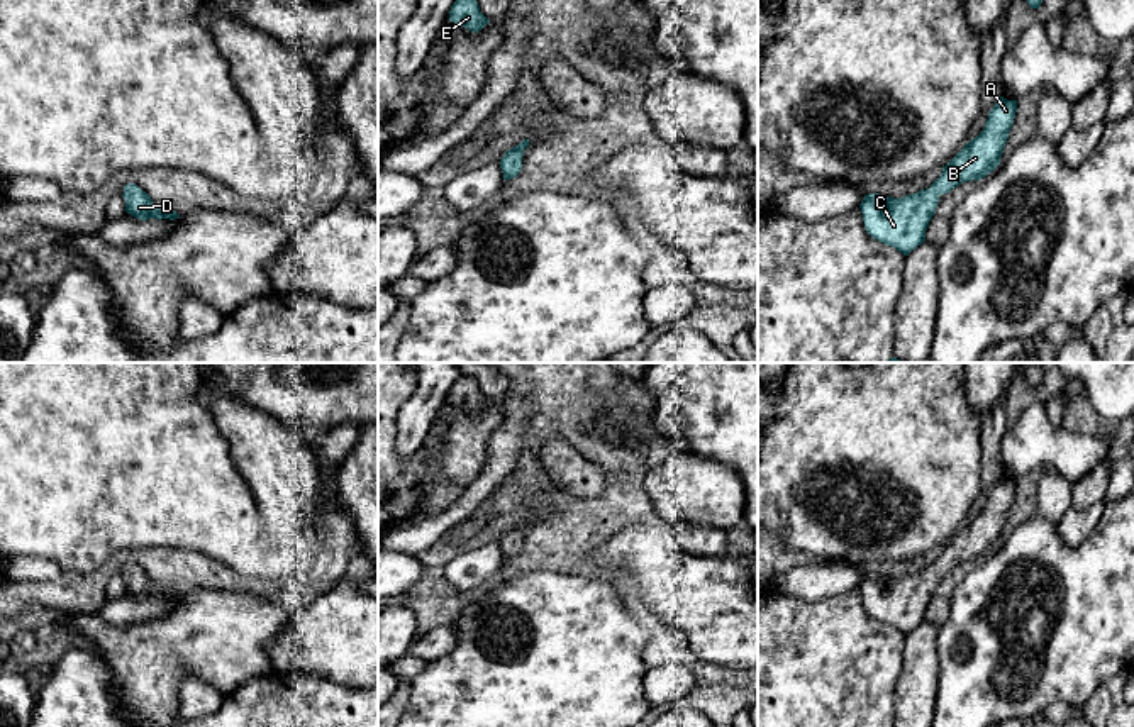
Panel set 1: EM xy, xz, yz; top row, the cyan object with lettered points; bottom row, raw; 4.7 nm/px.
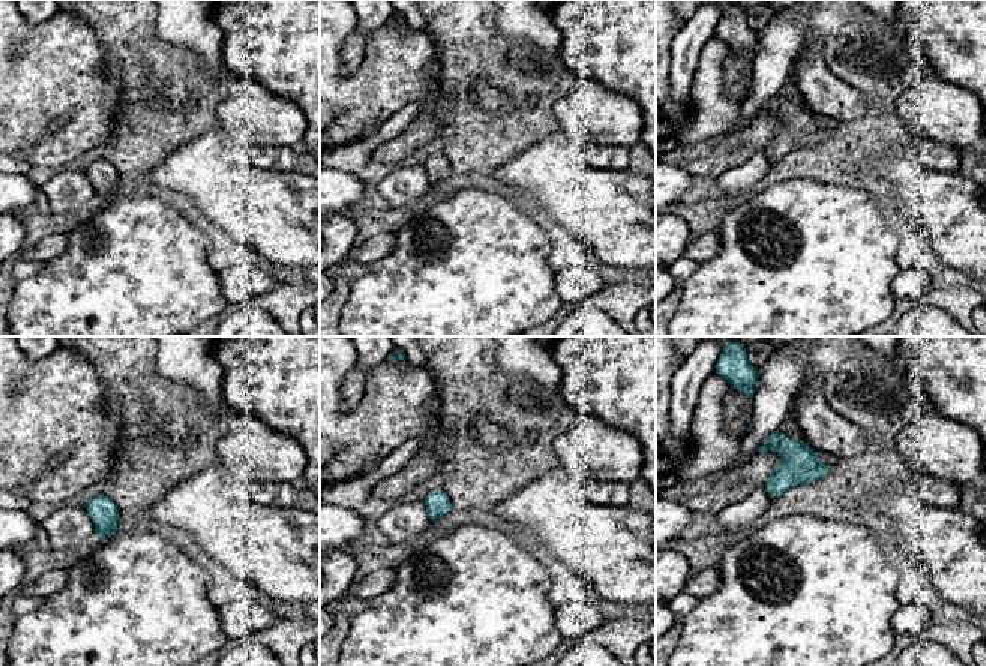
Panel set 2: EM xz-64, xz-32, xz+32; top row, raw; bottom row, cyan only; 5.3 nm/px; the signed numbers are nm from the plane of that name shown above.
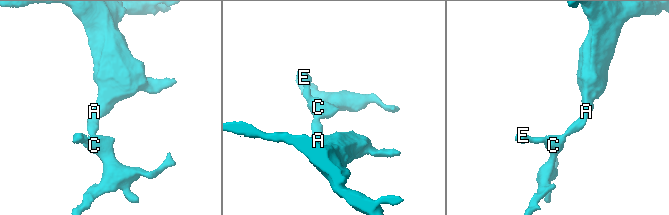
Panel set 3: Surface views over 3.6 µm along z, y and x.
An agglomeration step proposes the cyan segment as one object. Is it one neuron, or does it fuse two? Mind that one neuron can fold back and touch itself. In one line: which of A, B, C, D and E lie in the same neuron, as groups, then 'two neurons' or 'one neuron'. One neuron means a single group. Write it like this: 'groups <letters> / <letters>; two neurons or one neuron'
groups A B C D E; one neuron

